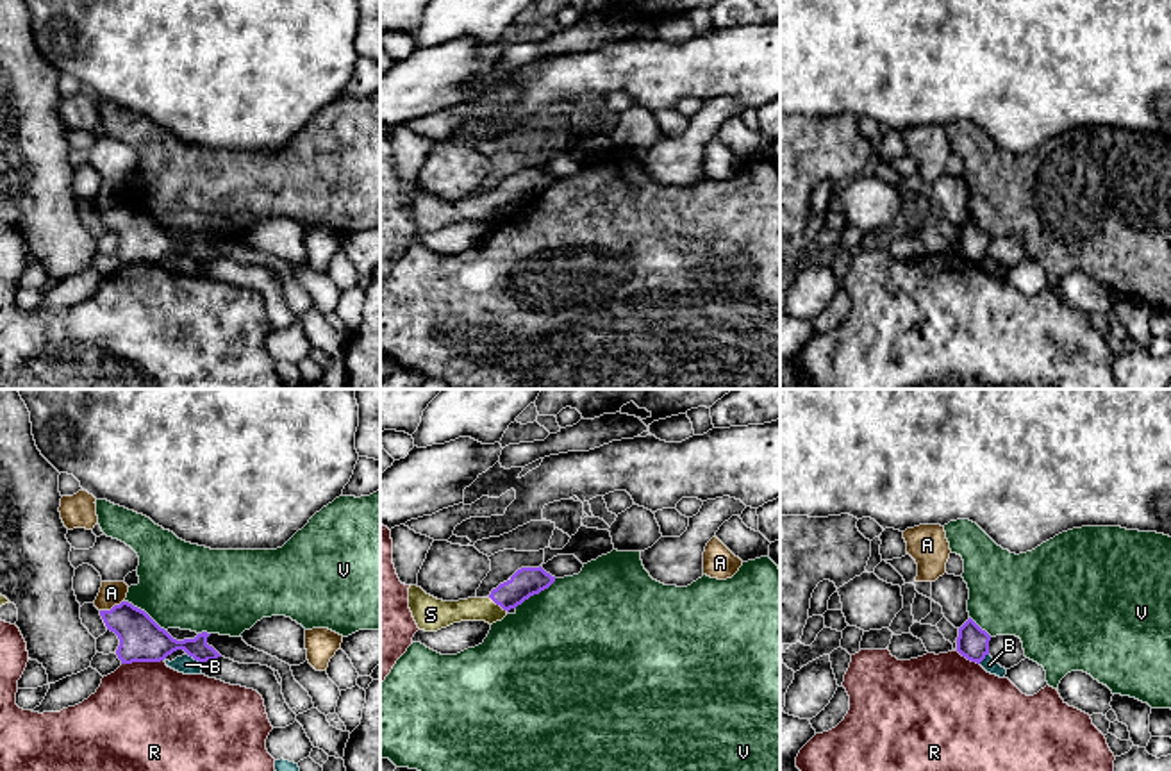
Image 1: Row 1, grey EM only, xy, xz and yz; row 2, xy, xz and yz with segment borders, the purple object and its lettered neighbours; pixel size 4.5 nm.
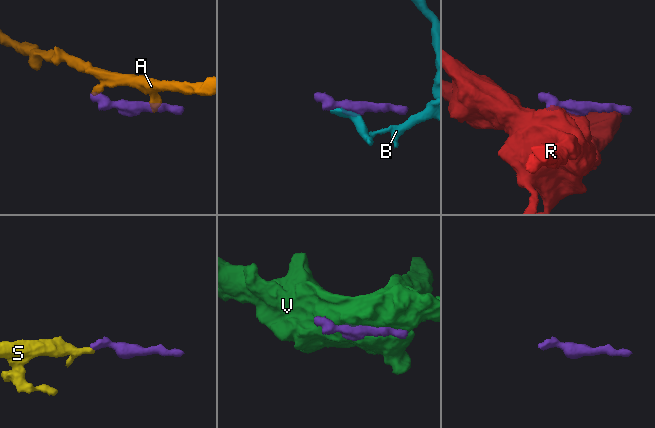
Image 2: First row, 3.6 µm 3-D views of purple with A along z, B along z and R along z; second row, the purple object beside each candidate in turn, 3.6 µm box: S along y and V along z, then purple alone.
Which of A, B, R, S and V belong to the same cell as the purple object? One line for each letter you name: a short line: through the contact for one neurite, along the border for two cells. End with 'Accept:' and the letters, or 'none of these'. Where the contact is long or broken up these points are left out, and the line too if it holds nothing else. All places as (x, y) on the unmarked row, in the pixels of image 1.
S: Line: xz (525, 182), (498, 204), (473, 209)
Accept: S

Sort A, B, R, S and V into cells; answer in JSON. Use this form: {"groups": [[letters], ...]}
{"groups": [["A"], ["B"], ["R"], ["S"], ["V"]]}

